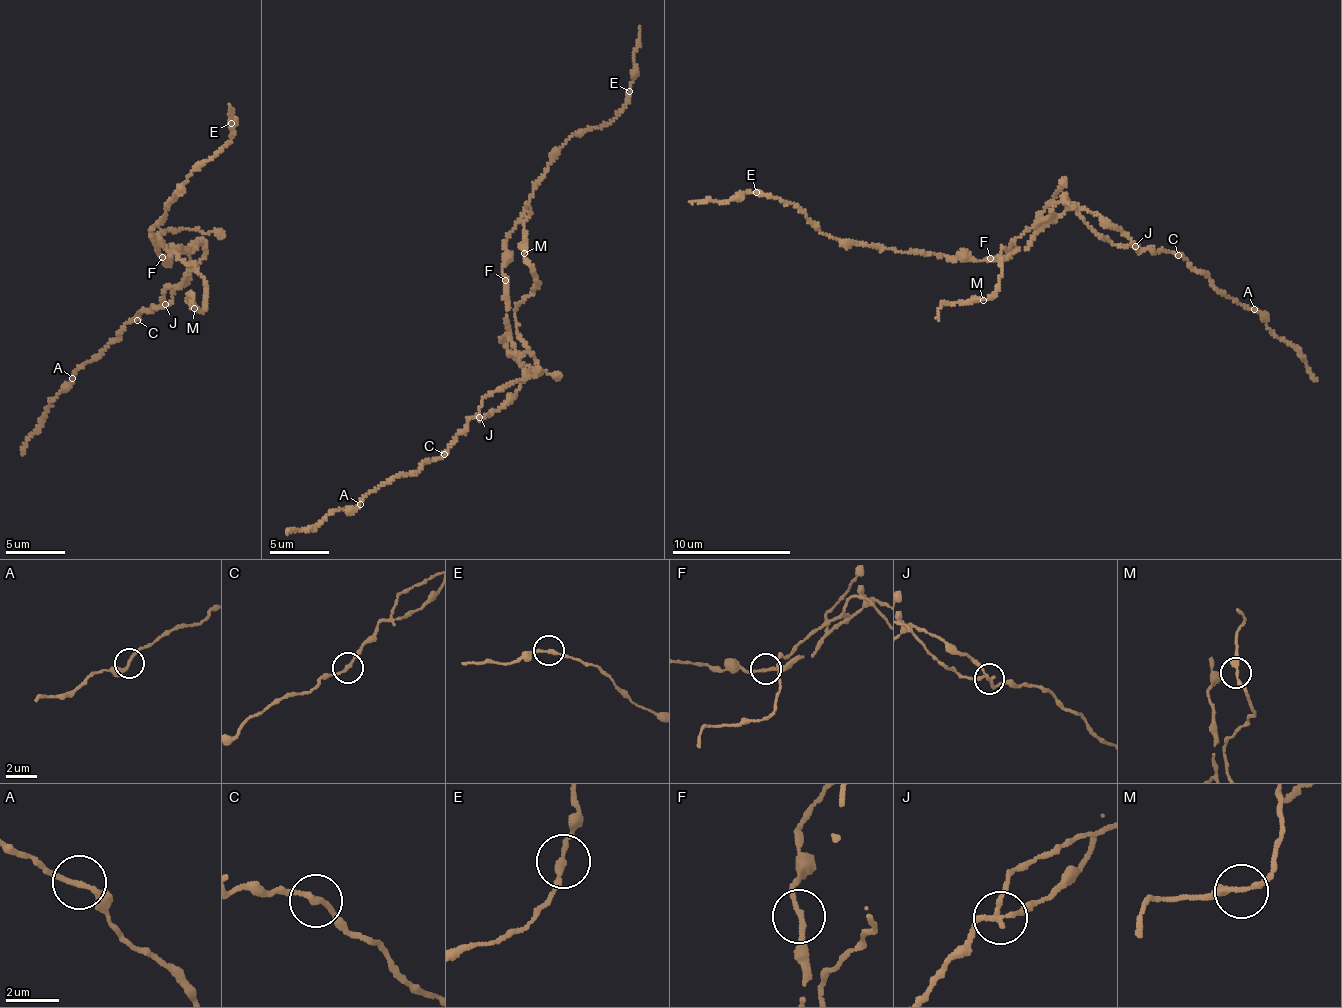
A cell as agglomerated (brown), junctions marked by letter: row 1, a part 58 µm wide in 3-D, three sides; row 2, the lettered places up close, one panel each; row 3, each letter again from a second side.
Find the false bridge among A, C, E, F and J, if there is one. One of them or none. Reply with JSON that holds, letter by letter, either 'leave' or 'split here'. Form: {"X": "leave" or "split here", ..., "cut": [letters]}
{"A": "leave", "C": "leave", "E": "leave", "F": "leave", "J": "split here", "cut": ["J"]}

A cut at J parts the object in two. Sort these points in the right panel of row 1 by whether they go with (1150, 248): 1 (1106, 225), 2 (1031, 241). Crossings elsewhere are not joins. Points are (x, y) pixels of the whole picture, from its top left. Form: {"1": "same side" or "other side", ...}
{"1": "same side", "2": "same side"}

